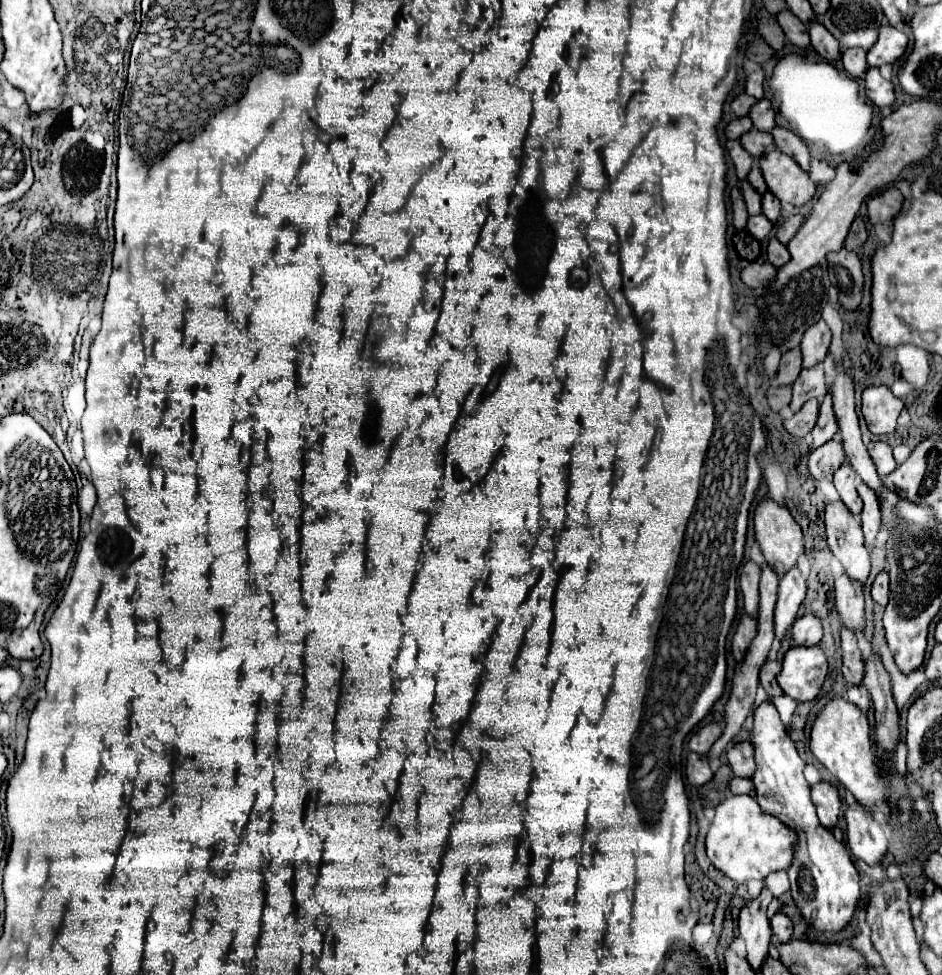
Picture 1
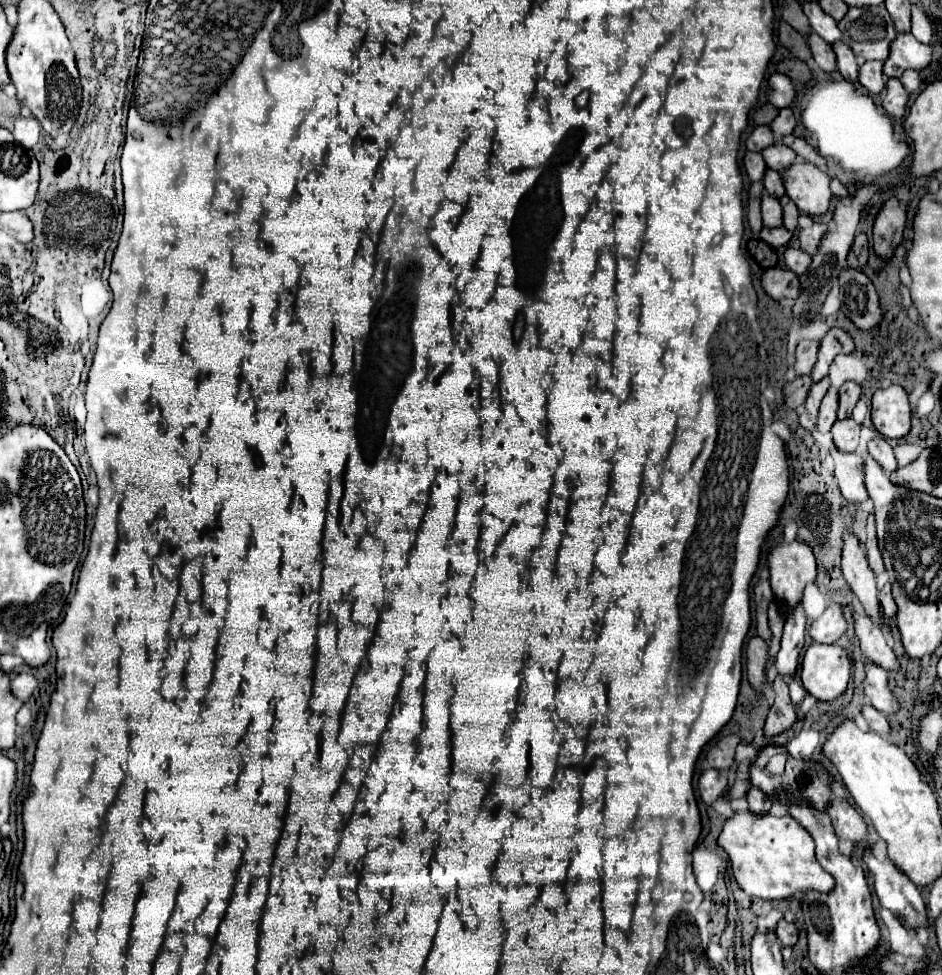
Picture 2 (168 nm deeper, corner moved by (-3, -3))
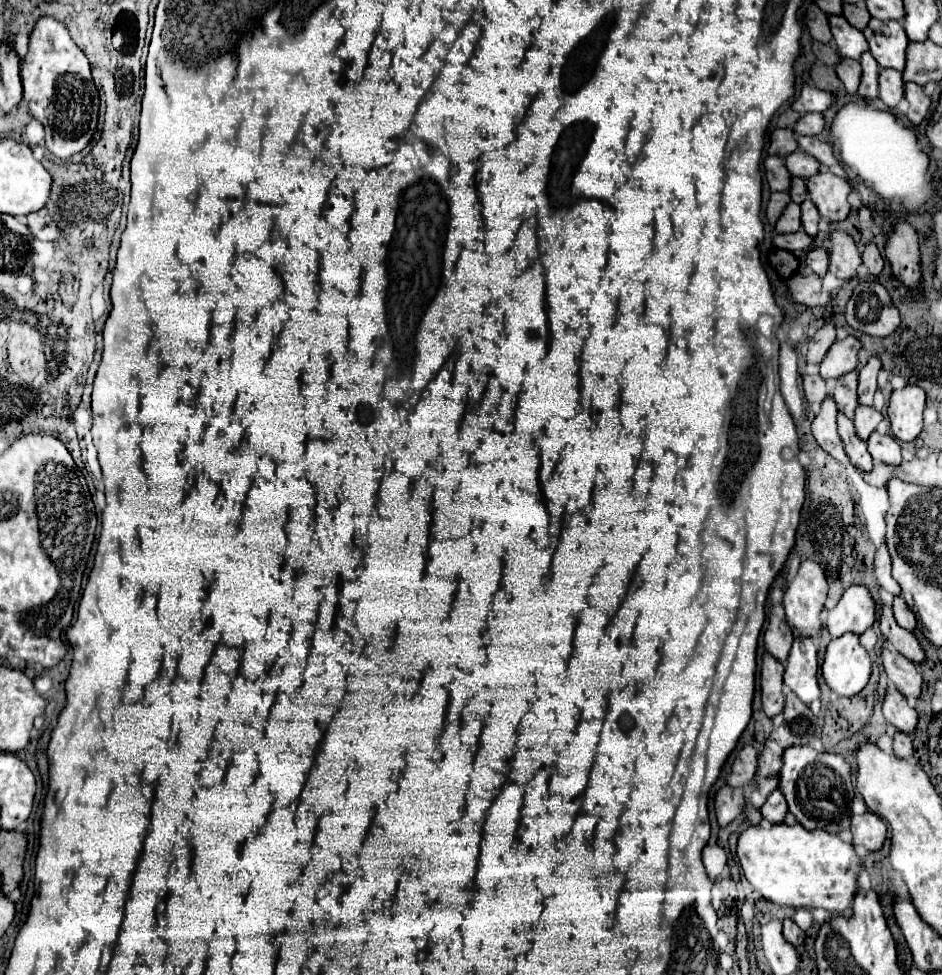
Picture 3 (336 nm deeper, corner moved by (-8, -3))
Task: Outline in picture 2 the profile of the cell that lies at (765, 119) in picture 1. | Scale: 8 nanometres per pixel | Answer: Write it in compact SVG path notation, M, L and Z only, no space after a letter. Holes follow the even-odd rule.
M790 108L778 110L778 116L770 122L770 128L772 128L776 140L782 138L782 136L786 136L786 134L792 134L794 126L796 126L796 118L794 118L794 114L792 114Z

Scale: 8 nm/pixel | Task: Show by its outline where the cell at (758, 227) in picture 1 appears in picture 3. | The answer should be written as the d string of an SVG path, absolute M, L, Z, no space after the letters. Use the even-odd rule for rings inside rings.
M803 230L793 232L793 234L777 234L773 238L773 244L781 250L789 250L789 252L805 252L813 246L813 238L807 236Z

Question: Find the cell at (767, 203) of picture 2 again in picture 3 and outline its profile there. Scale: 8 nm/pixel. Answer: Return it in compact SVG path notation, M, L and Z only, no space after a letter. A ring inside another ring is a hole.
M789 204L787 206L783 216L777 220L775 230L779 234L789 234L789 232L801 230L801 208L799 208L799 204Z

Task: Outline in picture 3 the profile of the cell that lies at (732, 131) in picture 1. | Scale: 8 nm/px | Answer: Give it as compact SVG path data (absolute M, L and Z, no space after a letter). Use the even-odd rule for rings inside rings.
M777 128L771 134L771 144L769 144L769 154L771 156L789 156L791 152L797 150L797 140L791 128Z

